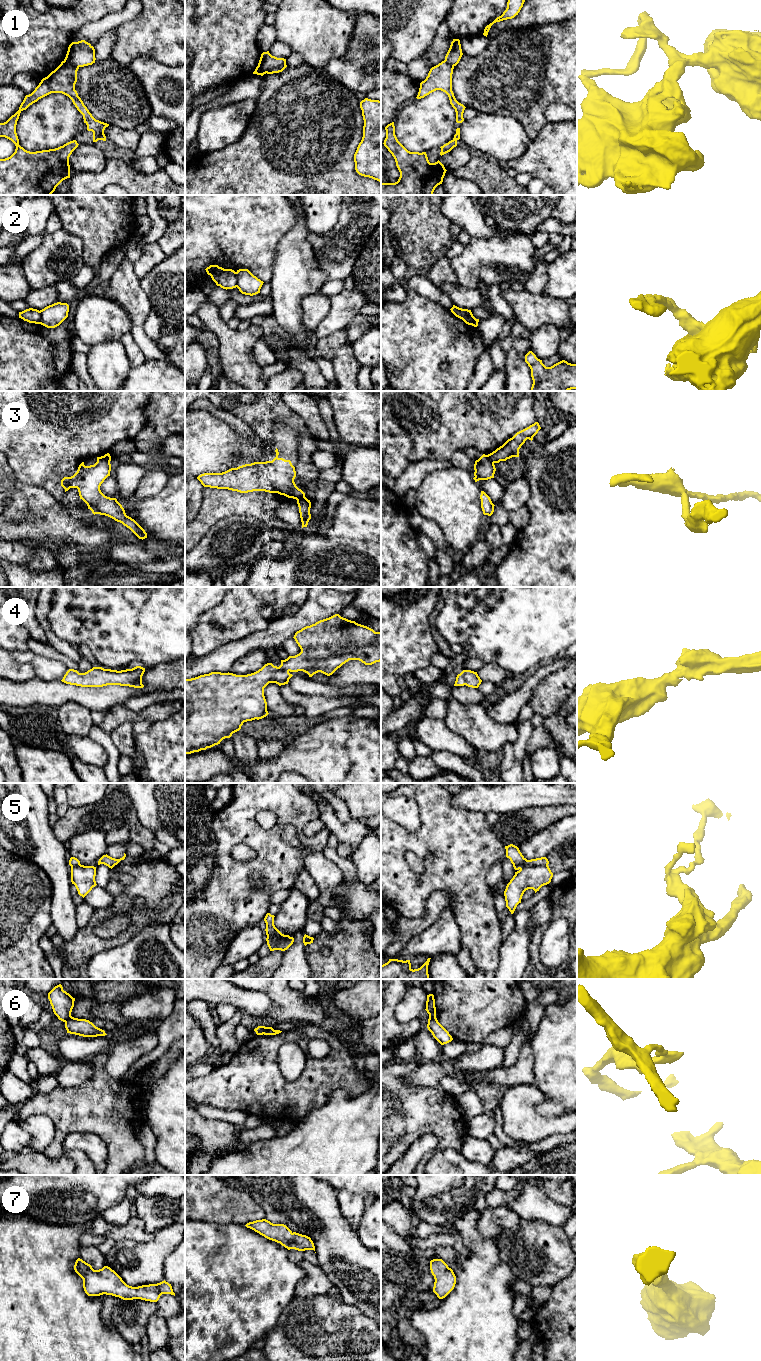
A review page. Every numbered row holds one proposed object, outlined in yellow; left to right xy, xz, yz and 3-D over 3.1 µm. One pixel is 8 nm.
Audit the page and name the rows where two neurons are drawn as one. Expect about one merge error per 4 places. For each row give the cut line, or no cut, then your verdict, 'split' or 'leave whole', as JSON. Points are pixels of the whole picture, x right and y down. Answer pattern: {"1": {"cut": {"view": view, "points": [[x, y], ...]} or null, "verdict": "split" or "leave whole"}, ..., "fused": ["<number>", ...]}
{"1": {"cut": {"view": "xz", "points": [[285, 63], [272, 67], [266, 72]]}, "verdict": "split"}, "2": {"cut": {"view": "xz", "points": [[235, 272], [237, 286]]}, "verdict": "split"}, "3": {"cut": {"view": "yz", "points": [[487, 455], [493, 464]]}, "verdict": "split"}, "4": {"cut": null, "verdict": "leave whole"}, "5": {"cut": {"view": "yz", "points": [[547, 865], [528, 865], [520, 869]]}, "verdict": "split"}, "6": {"cut": {"view": "xy", "points": [[71, 1016], [64, 1021]]}, "verdict": "split"}, "7": {"cut": null, "verdict": "leave whole"}, "fused": ["1", "2", "3", "5", "6"]}

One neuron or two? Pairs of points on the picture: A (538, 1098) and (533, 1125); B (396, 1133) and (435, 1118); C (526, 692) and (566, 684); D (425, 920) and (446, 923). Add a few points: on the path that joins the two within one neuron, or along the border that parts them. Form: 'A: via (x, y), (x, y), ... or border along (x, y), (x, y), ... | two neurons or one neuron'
A: via (531, 1104), (531, 1118) | one neuron
B: via (406, 1123), (411, 1118), (425, 1118) | one neuron
C: border along (553, 673), (546, 676), (534, 688) | two neurons
D: border along (447, 905), (440, 916), (417, 935) | two neurons

